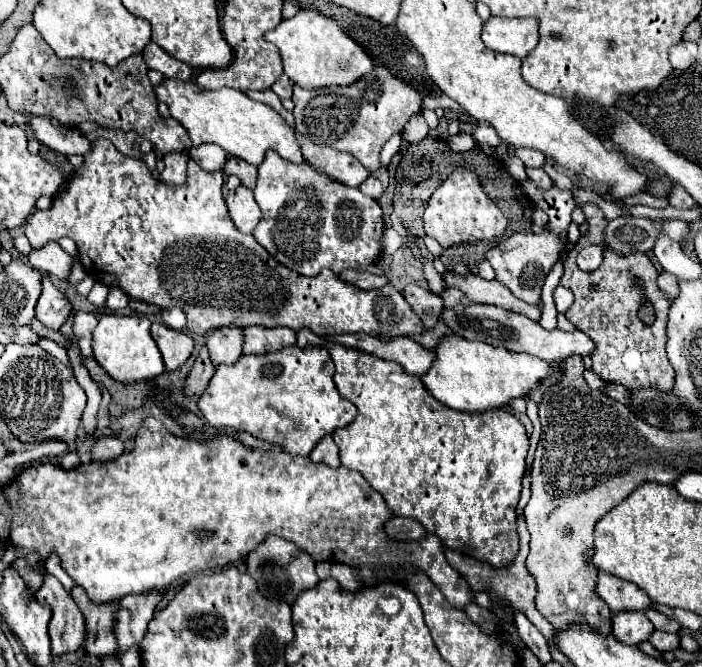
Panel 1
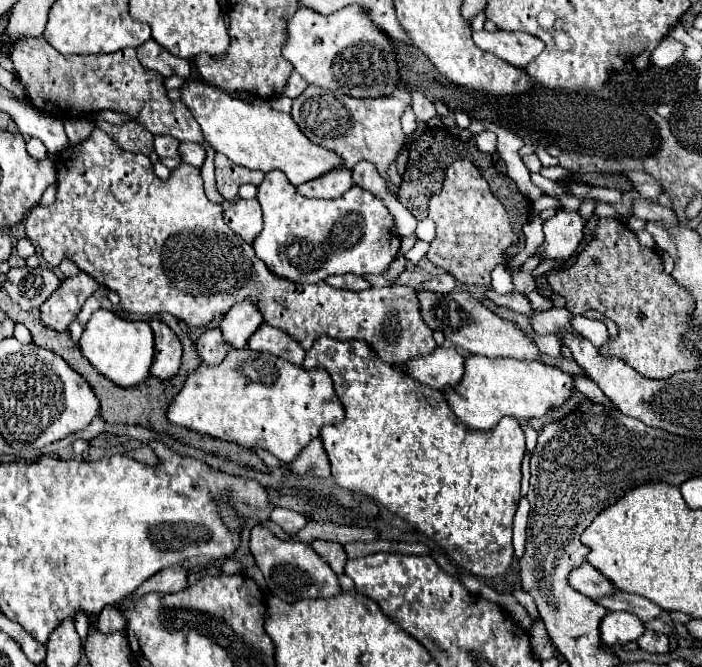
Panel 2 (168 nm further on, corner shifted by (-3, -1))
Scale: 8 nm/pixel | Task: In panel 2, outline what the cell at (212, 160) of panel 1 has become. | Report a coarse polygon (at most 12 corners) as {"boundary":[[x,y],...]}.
{"boundary":[[179,143],[179,157],[193,167],[201,167],[205,147]]}

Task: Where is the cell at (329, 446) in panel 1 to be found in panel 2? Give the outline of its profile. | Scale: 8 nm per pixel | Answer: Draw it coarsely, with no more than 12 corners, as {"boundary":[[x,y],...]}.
{"boundary":[[313,439],[291,463],[297,475],[331,475],[321,439]]}

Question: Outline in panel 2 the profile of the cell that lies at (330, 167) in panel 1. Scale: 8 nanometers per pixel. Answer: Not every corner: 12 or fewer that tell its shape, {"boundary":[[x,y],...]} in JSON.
{"boundary":[[349,169],[295,187],[305,197],[337,199],[353,187]]}

